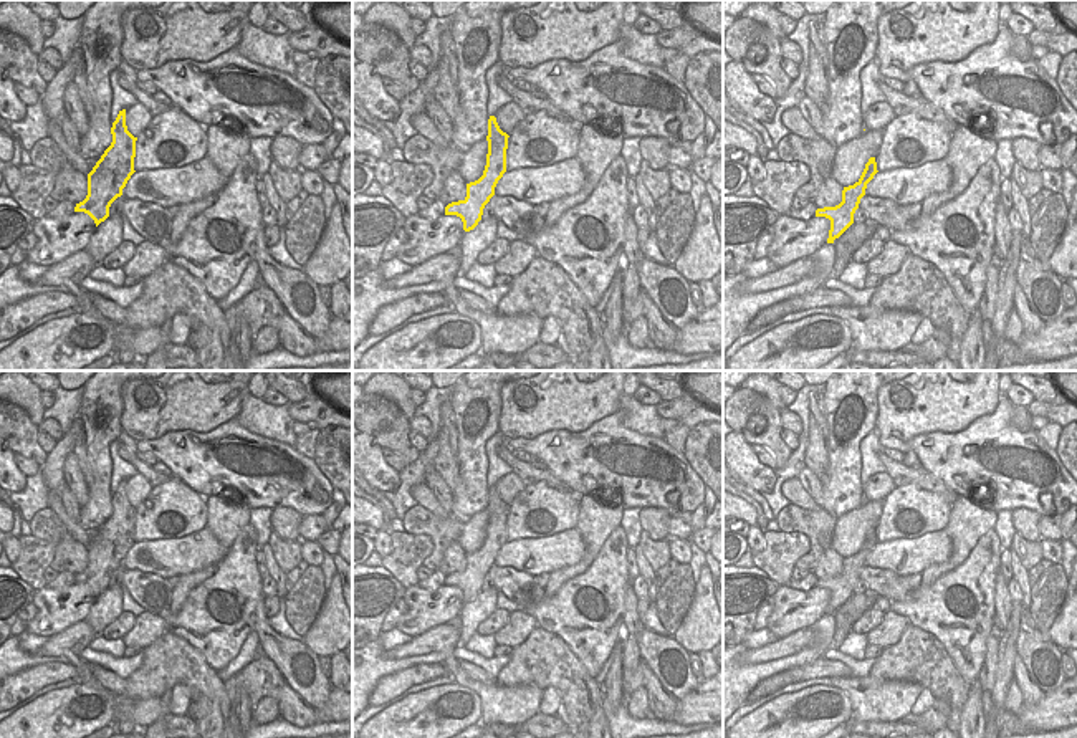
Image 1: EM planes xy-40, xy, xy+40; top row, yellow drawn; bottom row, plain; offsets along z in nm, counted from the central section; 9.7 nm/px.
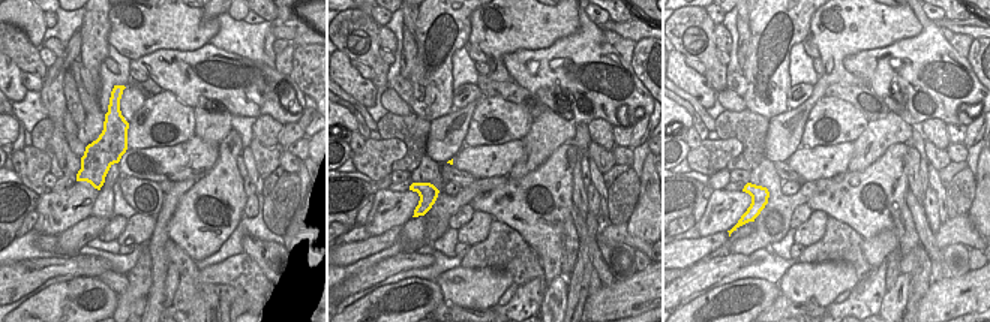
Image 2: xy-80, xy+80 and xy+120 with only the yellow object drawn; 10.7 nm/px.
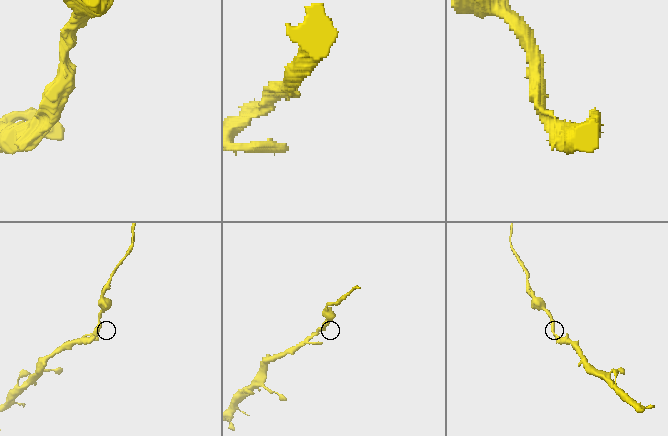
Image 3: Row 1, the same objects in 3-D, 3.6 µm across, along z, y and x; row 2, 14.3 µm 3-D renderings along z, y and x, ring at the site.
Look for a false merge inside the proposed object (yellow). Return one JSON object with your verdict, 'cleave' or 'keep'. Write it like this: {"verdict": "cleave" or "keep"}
{"verdict": "cleave"}

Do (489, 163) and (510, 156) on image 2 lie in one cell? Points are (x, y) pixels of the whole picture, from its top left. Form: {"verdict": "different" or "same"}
{"verdict": "same"}

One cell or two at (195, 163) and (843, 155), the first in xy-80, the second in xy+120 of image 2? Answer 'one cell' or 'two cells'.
one cell

